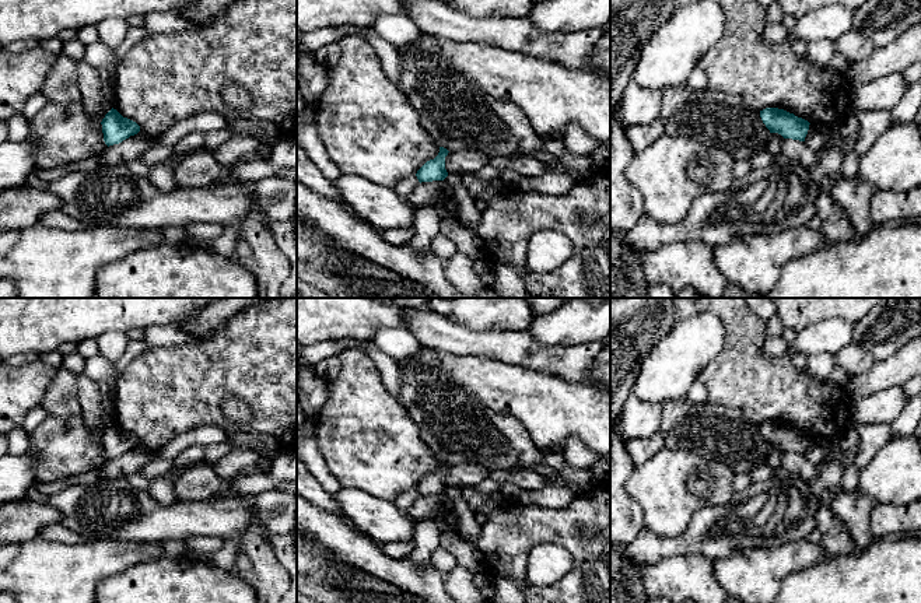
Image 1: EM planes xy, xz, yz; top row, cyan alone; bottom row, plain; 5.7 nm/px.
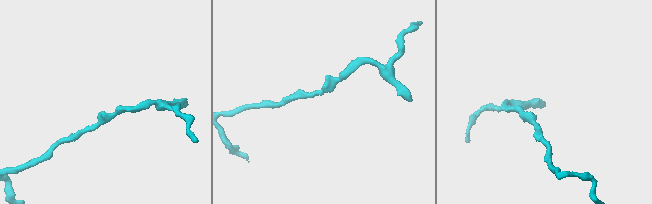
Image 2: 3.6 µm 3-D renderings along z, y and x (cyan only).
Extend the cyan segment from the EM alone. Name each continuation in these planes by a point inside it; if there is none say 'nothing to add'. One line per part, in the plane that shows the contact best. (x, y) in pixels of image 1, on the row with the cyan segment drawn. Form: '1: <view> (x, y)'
nothing to add

